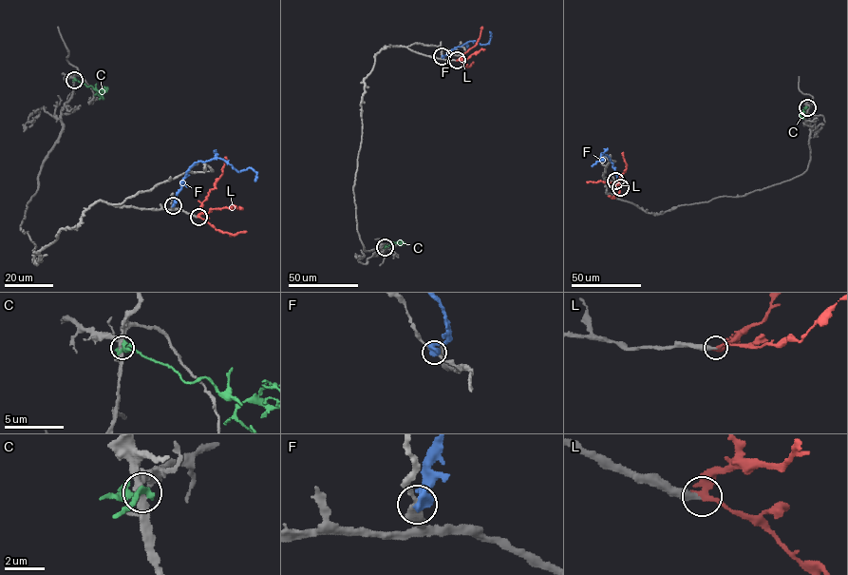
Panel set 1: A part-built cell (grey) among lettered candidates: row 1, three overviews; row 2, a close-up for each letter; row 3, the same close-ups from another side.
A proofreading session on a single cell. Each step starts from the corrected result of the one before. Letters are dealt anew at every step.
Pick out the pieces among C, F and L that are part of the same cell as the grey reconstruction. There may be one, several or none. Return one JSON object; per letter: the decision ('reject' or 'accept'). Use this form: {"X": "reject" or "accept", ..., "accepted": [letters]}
{"C": "reject", "F": "reject", "L": "accept", "accepted": ["L"]}

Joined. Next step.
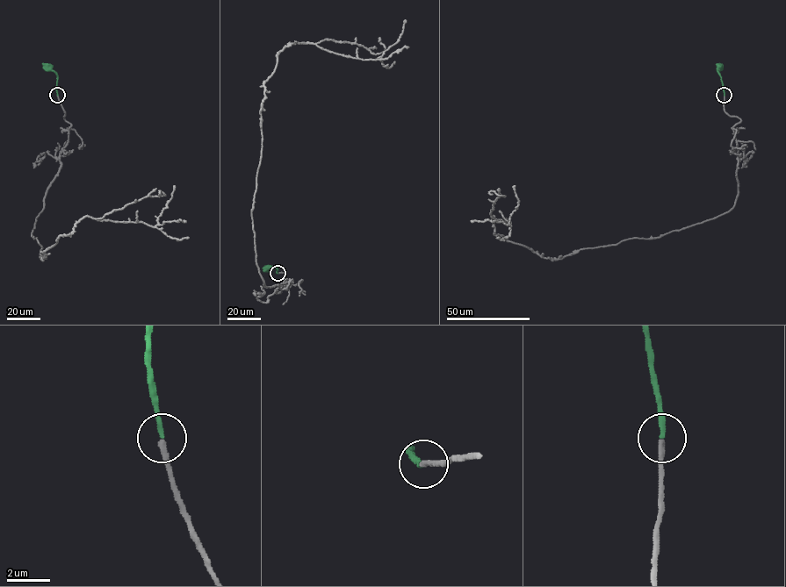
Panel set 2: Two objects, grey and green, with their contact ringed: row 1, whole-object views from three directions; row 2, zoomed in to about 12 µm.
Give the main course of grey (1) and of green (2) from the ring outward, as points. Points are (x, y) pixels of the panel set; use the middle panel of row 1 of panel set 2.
1: (277, 273), (287, 289), (264, 284), (251, 217), (264, 82), (277, 55), (309, 43), (376, 60), (406, 20)
2: (277, 273), (274, 267), (267, 269)

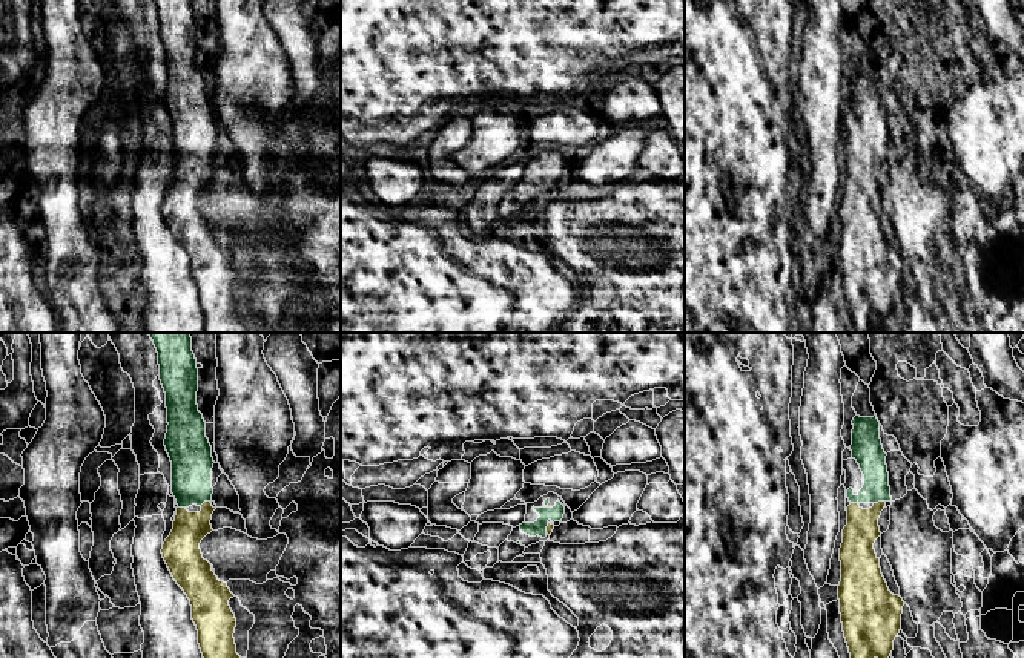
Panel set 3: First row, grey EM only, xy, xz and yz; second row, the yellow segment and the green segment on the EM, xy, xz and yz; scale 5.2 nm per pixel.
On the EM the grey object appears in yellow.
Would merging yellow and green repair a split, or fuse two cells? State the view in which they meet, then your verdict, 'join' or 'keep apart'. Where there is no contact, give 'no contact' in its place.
contact in yz; join

